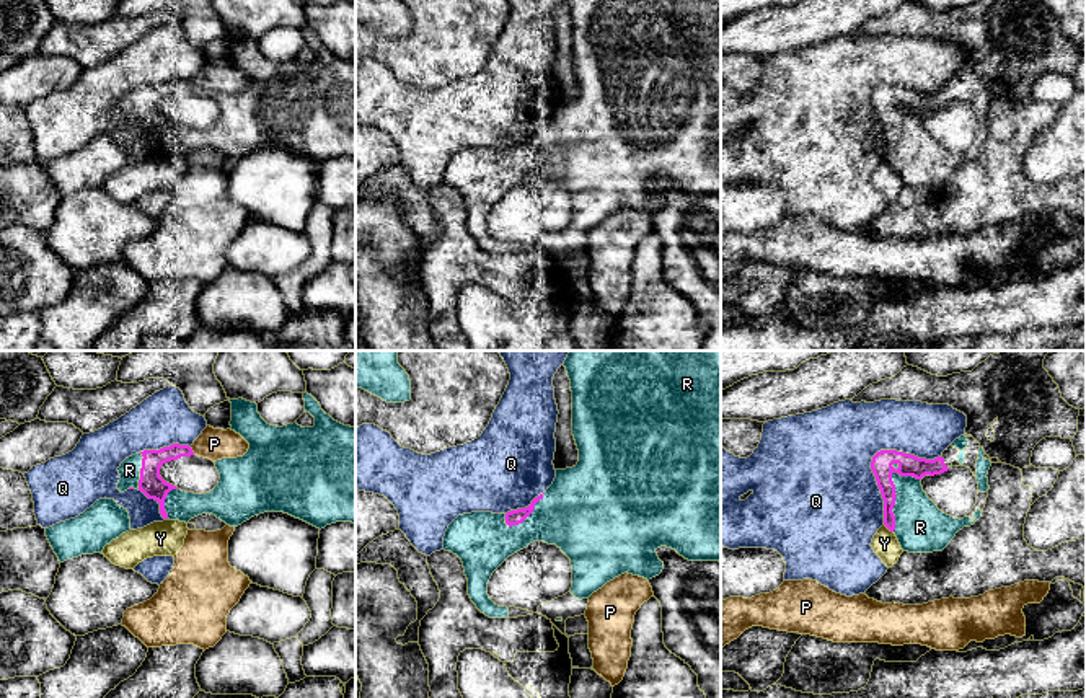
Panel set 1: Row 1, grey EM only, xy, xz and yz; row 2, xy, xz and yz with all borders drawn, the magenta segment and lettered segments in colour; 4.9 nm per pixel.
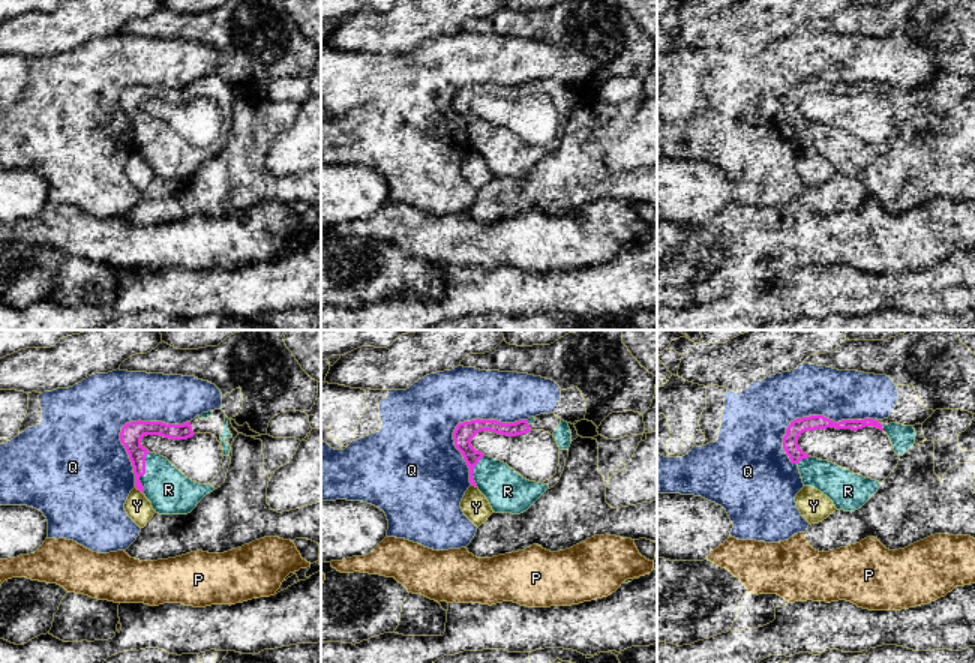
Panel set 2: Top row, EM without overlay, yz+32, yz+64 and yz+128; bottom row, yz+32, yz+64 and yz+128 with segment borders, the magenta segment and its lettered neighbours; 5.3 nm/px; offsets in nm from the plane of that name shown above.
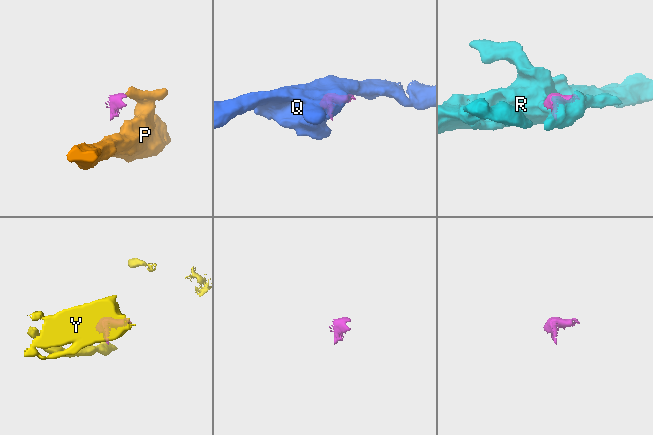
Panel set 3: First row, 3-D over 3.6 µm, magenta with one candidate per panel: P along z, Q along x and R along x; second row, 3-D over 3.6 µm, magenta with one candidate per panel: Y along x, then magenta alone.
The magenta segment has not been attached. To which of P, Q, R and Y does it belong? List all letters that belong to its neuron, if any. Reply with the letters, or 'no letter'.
R

